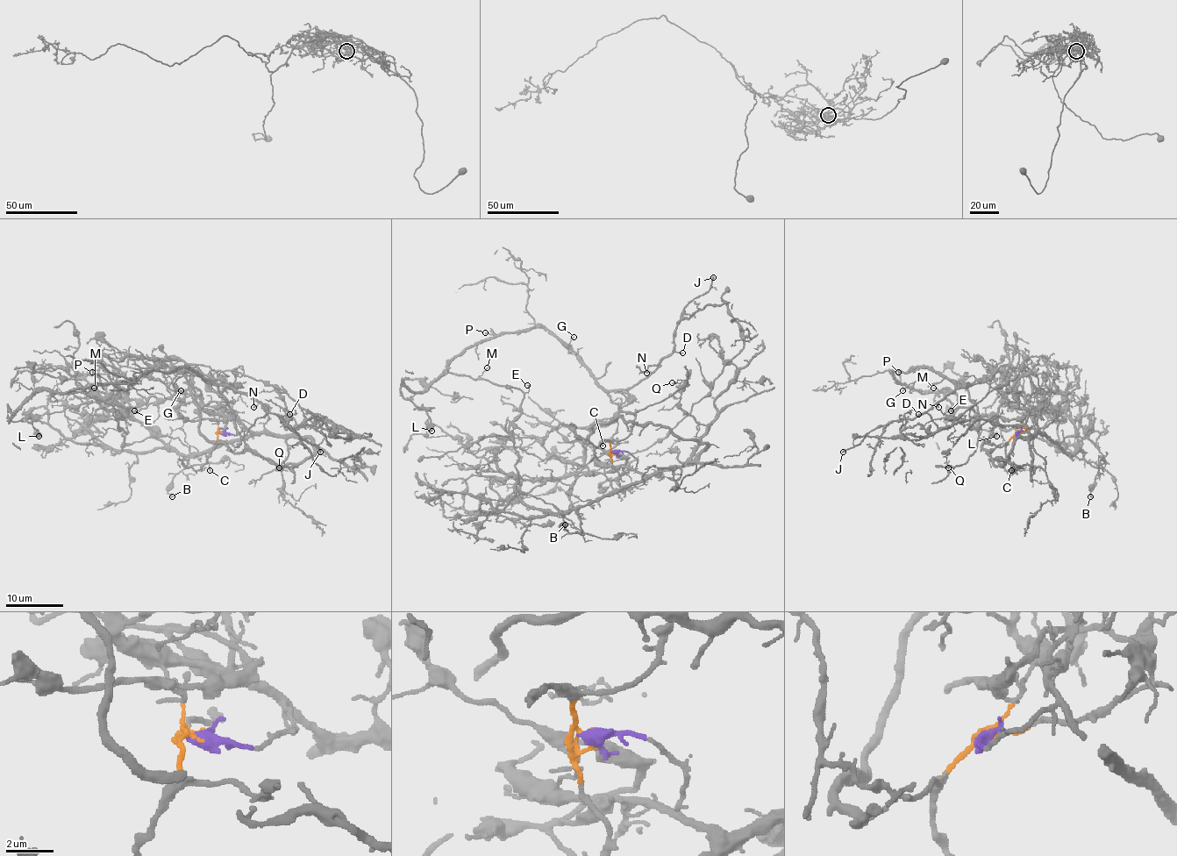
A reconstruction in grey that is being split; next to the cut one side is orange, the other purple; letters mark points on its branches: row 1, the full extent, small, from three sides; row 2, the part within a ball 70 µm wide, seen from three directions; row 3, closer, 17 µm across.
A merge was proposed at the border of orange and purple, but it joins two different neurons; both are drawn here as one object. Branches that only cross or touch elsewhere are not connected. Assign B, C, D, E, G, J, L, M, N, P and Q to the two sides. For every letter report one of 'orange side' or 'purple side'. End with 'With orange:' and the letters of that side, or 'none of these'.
B: purple side
C: orange side
D: orange side
E: orange side
G: orange side
J: orange side
L: orange side
M: orange side
N: orange side
P: orange side
Q: orange side
With orange: C, D, E, G, J, L, M, N, P, Q

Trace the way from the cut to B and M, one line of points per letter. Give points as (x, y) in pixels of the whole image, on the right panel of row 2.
B: (1016, 432), (1018, 435), (1035, 426), (1066, 452), (1094, 465), (1098, 474), (1090, 496)
M: (1016, 432), (990, 445), (960, 383), (917, 367), (893, 376), (923, 393), (945, 393), (933, 388)

